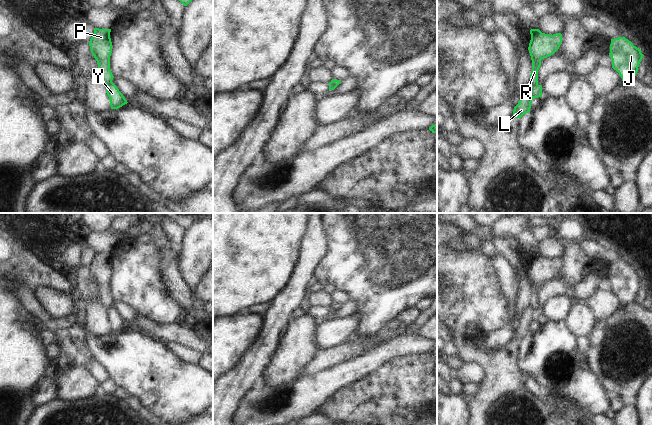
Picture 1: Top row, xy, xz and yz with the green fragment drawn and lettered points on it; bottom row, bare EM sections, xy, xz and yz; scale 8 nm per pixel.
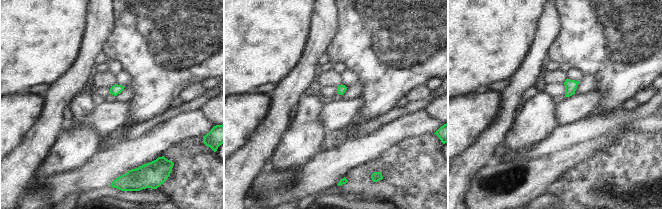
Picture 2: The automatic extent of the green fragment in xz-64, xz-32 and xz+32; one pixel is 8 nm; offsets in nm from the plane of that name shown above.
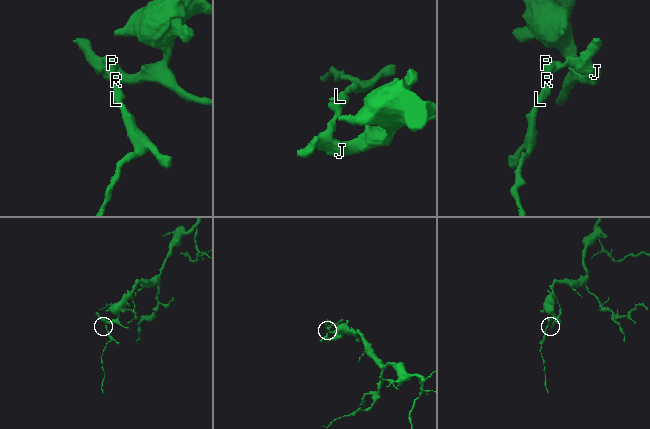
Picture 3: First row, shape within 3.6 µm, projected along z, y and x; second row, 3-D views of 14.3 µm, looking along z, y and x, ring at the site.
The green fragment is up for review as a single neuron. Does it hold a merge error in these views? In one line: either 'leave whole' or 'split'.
split

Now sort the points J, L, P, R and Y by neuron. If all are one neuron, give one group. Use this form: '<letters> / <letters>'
J P R / L Y

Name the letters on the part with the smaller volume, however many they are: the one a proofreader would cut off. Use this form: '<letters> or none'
L, Y

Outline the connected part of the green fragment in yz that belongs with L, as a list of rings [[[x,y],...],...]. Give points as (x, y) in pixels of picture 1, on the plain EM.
[[[531,306],[527,308],[522,315],[518,328],[514,331],[513,340],[521,342],[524,338],[529,337],[532,324],[538,321],[542,321],[542,310],[534,309]]]

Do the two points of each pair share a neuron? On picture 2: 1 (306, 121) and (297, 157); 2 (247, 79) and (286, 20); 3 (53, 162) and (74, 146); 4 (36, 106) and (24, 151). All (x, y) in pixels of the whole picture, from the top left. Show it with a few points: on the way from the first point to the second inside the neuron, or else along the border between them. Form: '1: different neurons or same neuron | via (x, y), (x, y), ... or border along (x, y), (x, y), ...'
1: same neuron | via (306, 130), (306, 136), (297, 148)
2: same neuron | via (252, 64), (252, 54), (271, 35)
3: same neuron | via (58, 161), (69, 151)
4: different neurons | border along (42, 104), (42, 110), (38, 117), (18, 145)

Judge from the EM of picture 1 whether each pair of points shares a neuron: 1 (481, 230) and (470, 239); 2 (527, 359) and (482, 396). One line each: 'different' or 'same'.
1: different
2: different

